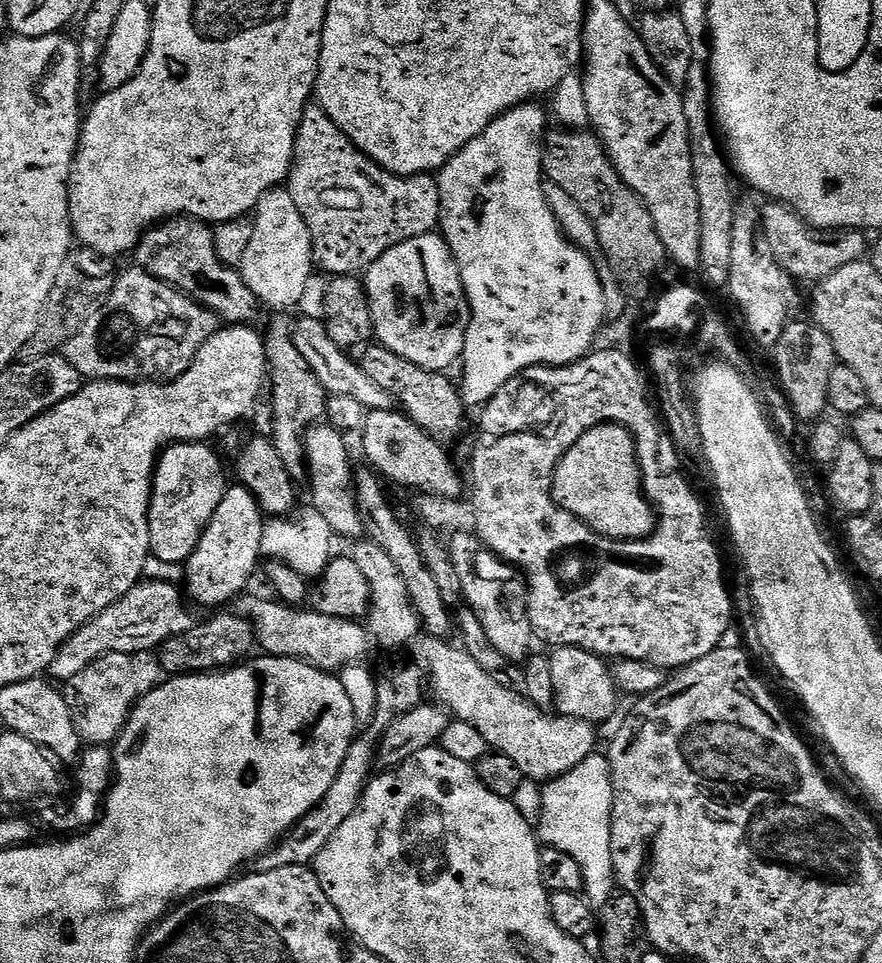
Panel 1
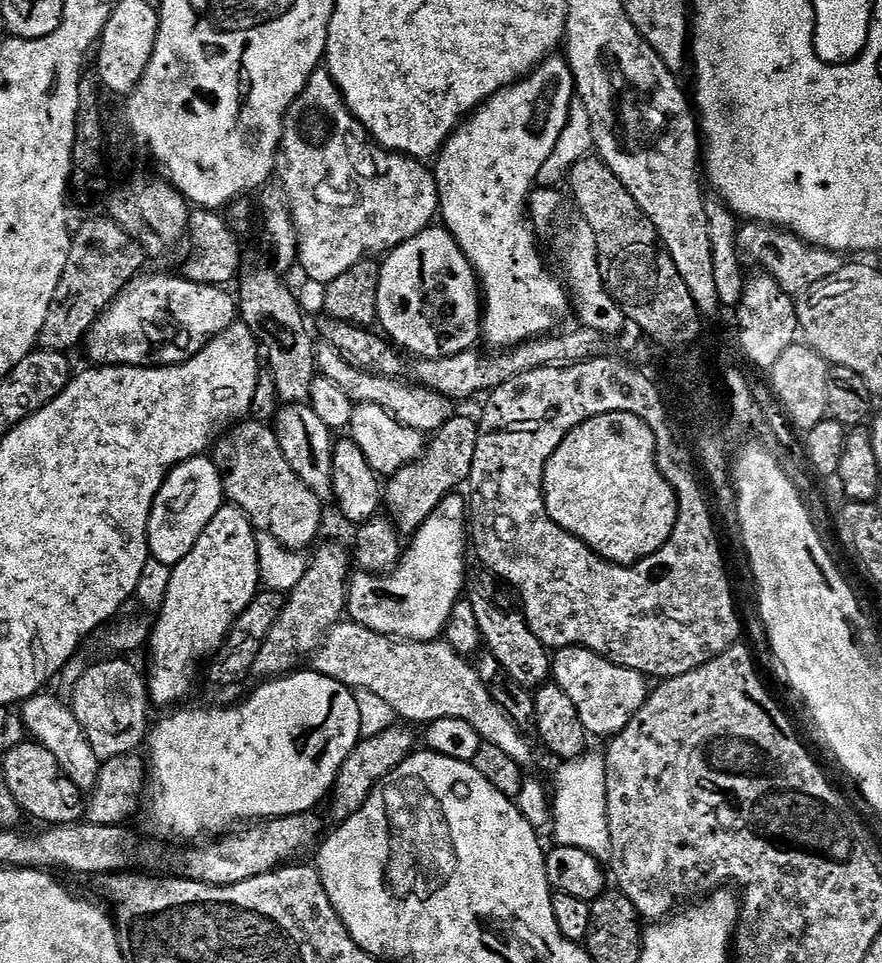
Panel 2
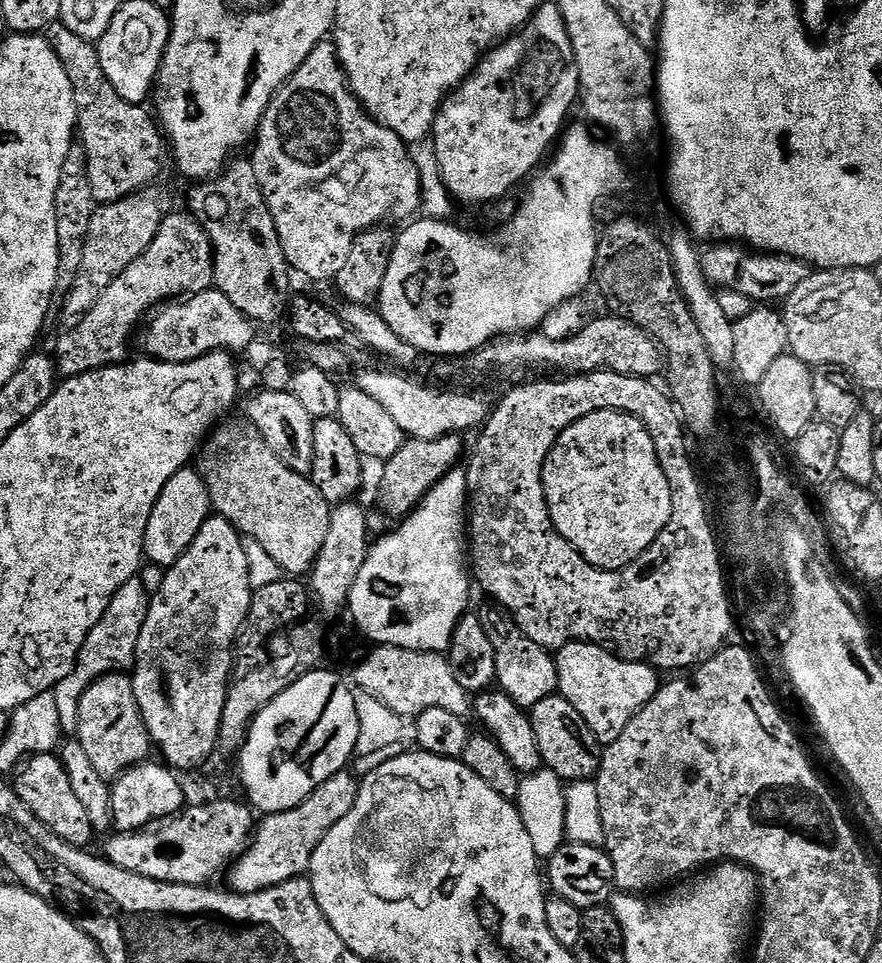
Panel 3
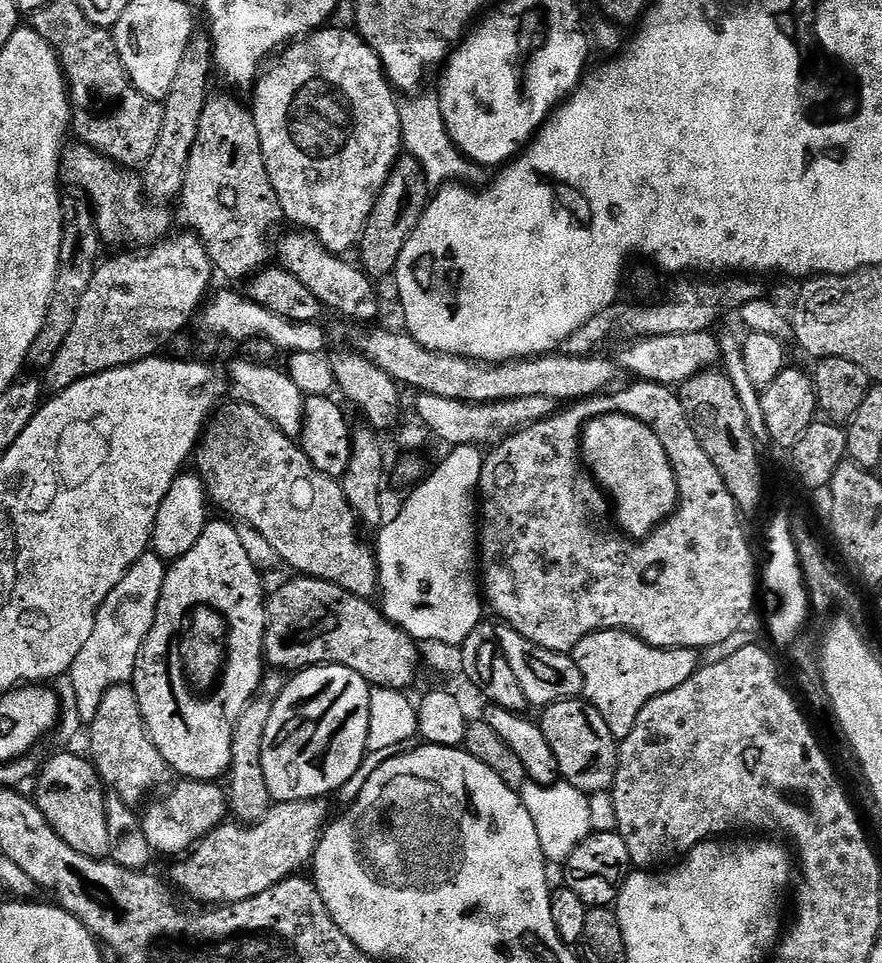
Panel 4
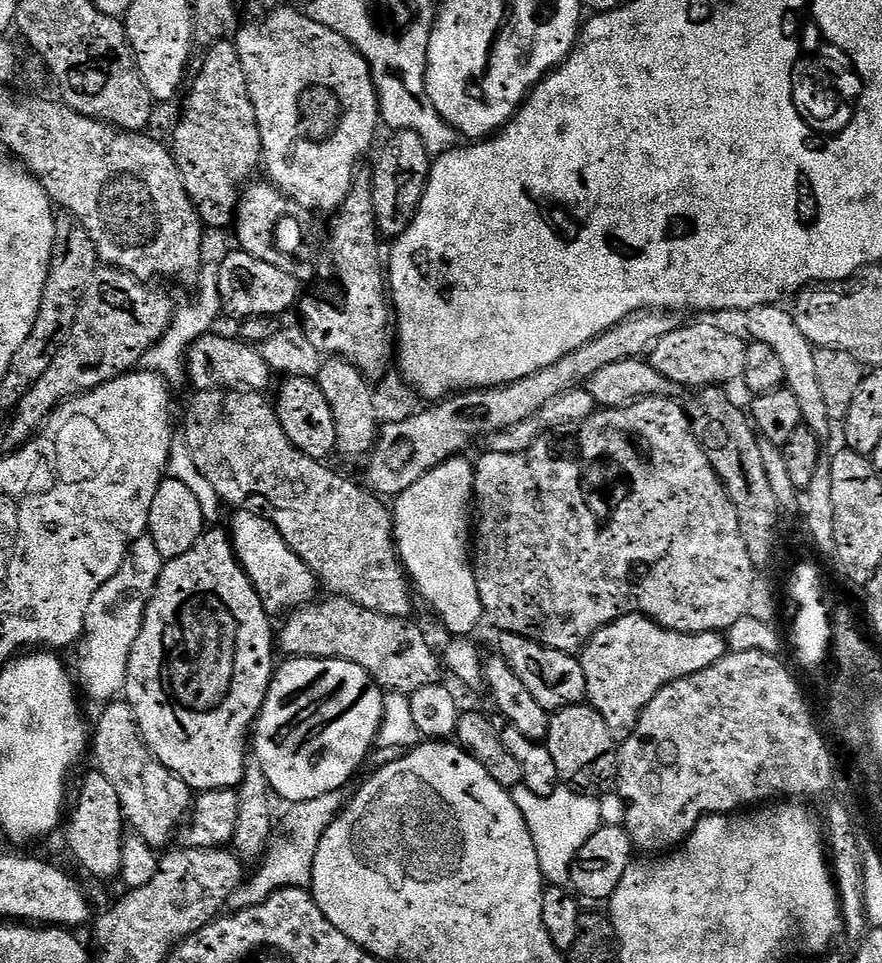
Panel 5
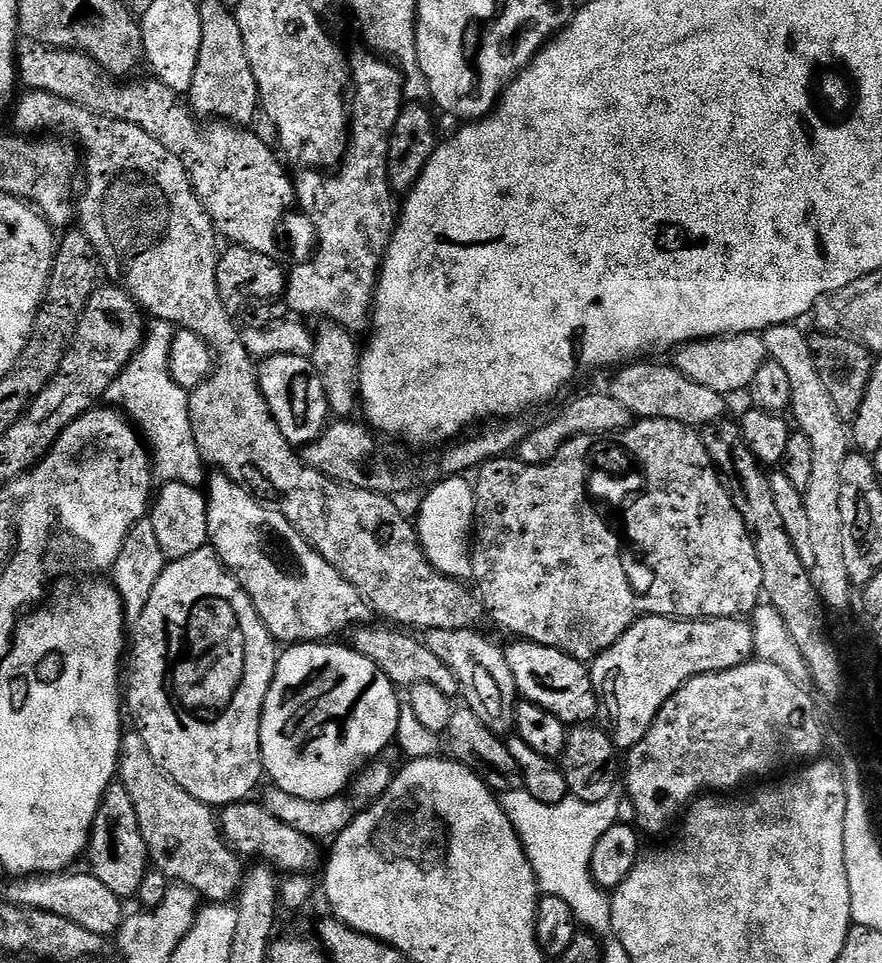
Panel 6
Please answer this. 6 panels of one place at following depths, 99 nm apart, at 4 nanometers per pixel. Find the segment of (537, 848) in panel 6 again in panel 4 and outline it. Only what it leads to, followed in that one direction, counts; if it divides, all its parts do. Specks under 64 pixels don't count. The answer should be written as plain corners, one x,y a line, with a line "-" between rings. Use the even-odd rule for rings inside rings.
528,780
520,789
520,793
523,804
534,820
535,829
538,830
539,844
542,846
545,859
552,864
565,863
570,853
593,831
589,802
591,799
563,780
557,781
550,787
542,787

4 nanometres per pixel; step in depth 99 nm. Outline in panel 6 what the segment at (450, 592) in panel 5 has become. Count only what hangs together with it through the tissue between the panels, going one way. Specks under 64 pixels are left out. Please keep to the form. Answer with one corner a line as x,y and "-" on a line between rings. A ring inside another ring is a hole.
465,477
437,481
422,502
416,529
427,560
444,576
464,582
472,577
471,541
475,525
476,494

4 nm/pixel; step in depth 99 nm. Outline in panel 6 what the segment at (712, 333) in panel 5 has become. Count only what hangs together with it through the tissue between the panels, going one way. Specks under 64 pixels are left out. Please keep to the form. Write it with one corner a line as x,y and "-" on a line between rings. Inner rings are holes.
740,332
737,336
722,336
710,340
692,340
675,349
674,366
690,382
698,382
698,386
707,386
721,394
740,392
751,389
754,374
762,370
765,360
769,359
763,335
754,332

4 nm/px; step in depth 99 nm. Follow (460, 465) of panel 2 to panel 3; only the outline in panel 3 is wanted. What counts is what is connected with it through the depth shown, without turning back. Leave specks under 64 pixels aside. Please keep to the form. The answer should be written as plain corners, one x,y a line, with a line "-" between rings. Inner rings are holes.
457,433
444,435
438,439
407,439
400,448
393,451
394,455
384,468
380,480
380,494
378,496
379,509
389,519
402,520
414,509
433,486
449,471
459,465
462,454
463,437

